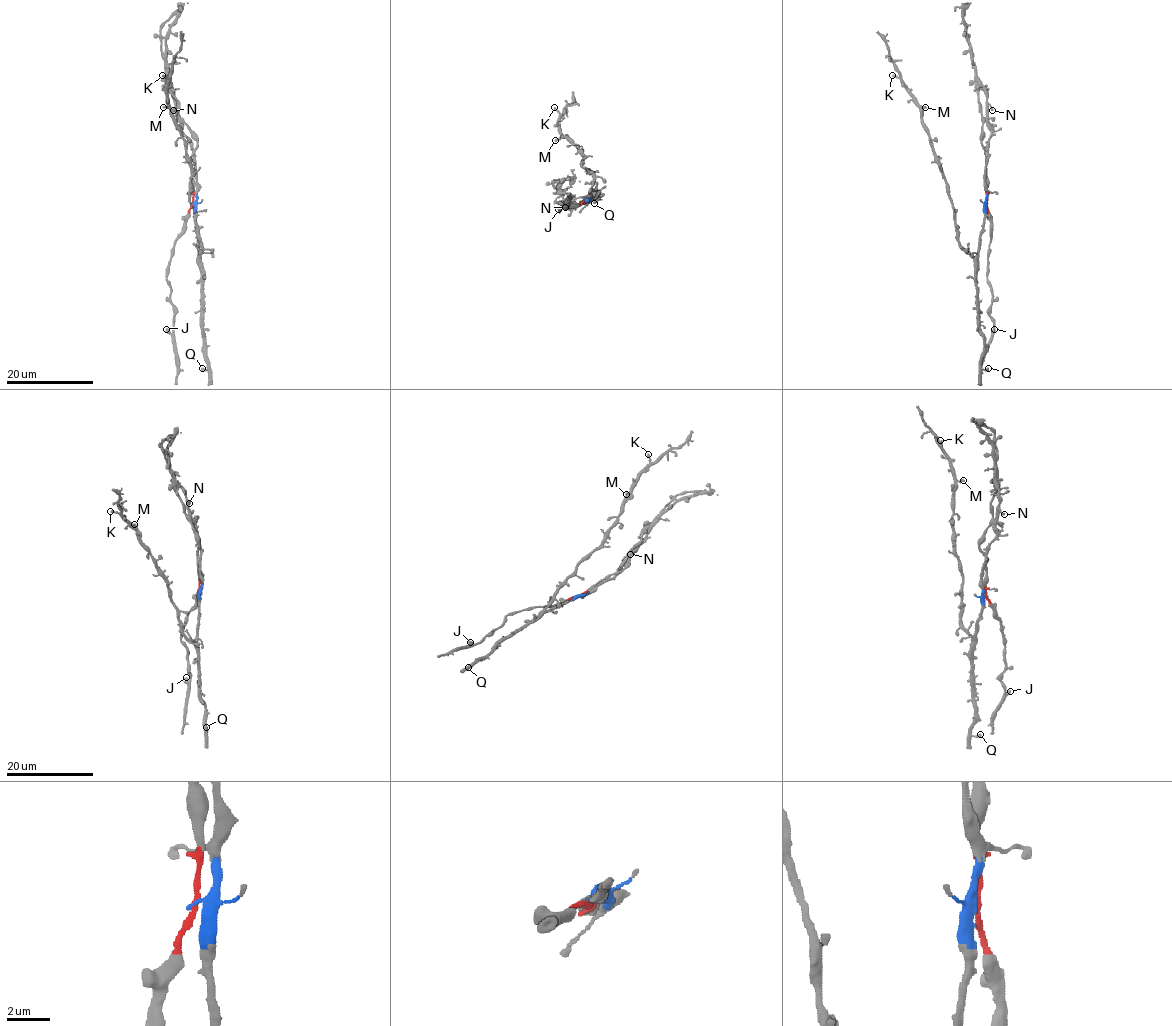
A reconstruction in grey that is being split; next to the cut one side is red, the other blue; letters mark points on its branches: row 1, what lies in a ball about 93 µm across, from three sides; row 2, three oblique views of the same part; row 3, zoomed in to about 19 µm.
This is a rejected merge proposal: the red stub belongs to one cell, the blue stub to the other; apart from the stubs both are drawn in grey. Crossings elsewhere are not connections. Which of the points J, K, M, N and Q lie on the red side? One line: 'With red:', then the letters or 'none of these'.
With red: J

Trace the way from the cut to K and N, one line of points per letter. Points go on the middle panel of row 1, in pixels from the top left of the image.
K: (584, 202), (594, 176), (582, 165), (583, 156), (577, 147), (560, 132), (560, 114), (555, 107)
N: (584, 202), (574, 205), (569, 203), (564, 208)

